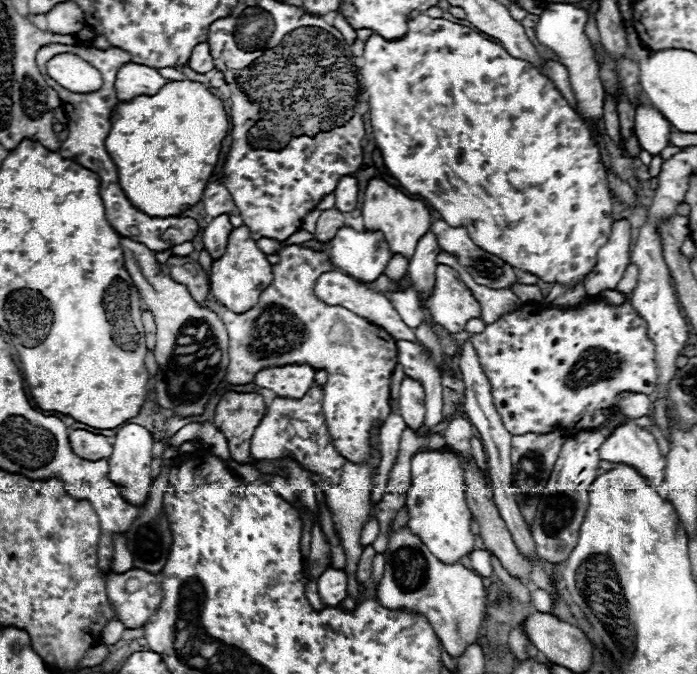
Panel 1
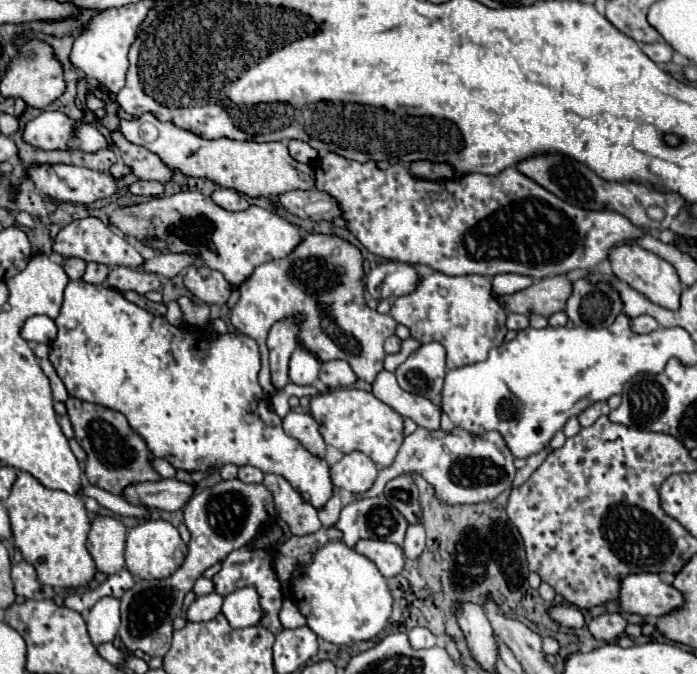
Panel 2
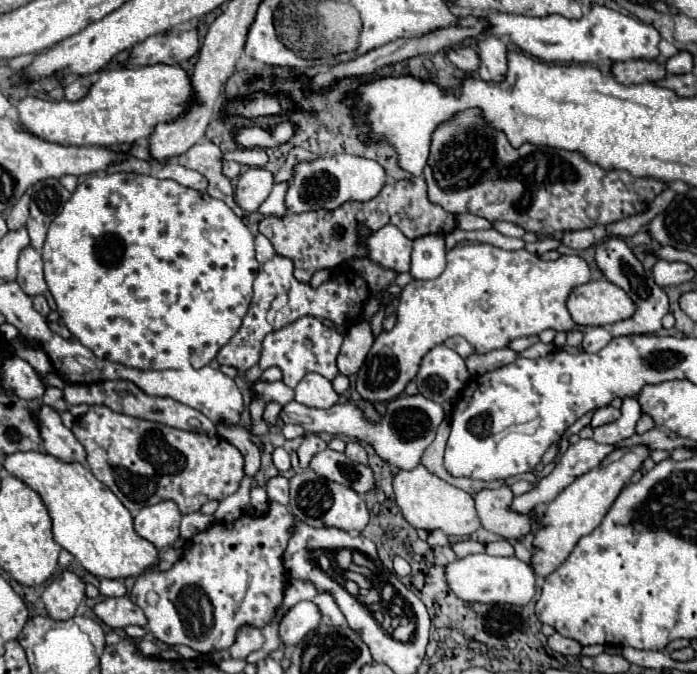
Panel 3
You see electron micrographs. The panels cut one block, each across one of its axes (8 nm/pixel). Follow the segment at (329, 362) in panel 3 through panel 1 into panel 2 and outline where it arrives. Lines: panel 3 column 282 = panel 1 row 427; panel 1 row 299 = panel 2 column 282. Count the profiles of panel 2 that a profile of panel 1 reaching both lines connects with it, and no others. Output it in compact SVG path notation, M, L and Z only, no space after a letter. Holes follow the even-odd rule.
M310 232L288 258L260 264L250 280L238 288L240 300L234 306L230 320L238 332L258 342L262 354L260 384L268 396L274 396L276 388L274 384L270 386L266 336L274 322L294 314L304 314L300 330L306 330L306 336L302 334L302 342L306 342L306 346L316 346L318 360L346 360L356 376L366 382L372 382L374 376L382 372L384 338L394 334L396 320L390 314L378 314L366 306L362 274L362 256L358 248L338 236Z

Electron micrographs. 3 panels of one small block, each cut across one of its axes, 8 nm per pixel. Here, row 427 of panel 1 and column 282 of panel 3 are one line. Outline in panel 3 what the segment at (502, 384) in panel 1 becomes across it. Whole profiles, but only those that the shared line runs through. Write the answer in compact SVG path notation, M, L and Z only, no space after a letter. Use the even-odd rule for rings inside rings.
M268 502L266 514L240 516L234 522L216 522L208 530L198 532L186 542L182 558L166 572L144 572L136 576L136 584L130 592L130 600L136 602L146 618L148 628L156 640L168 646L190 646L200 654L228 650L234 644L234 636L242 626L264 628L282 604L282 596L288 584L288 572L282 564L282 554L294 530L296 518L284 504Z

